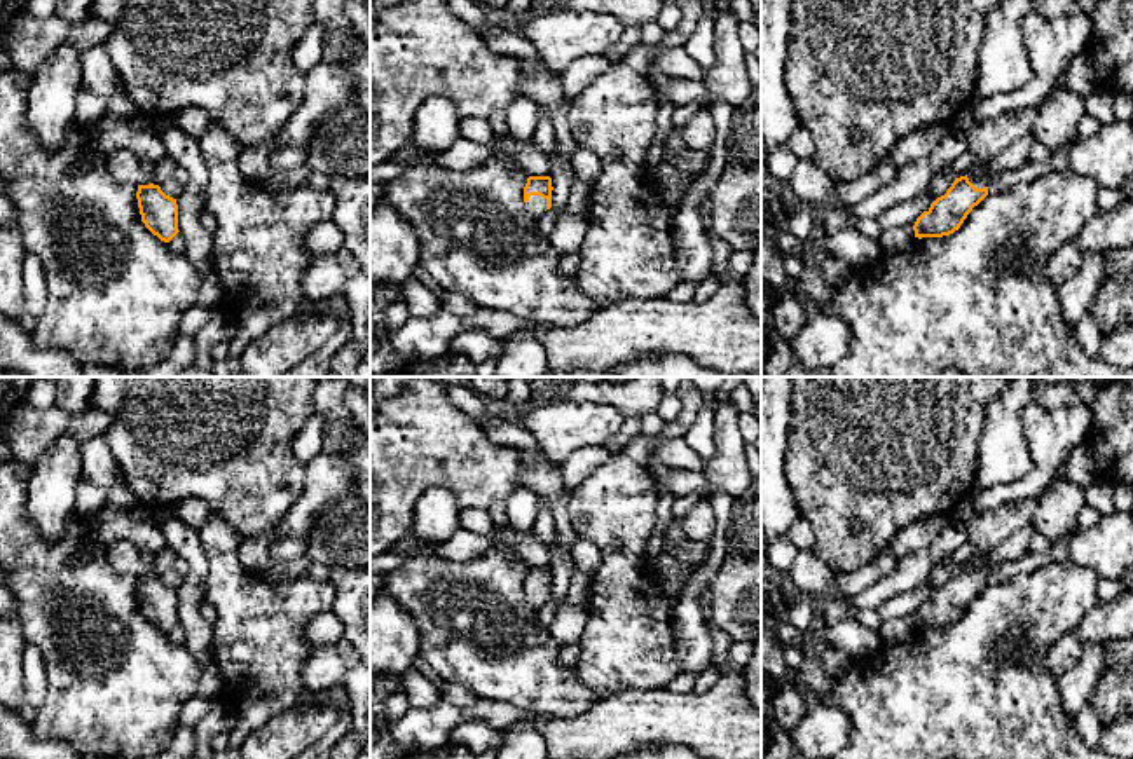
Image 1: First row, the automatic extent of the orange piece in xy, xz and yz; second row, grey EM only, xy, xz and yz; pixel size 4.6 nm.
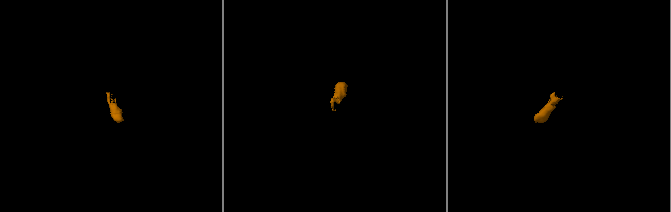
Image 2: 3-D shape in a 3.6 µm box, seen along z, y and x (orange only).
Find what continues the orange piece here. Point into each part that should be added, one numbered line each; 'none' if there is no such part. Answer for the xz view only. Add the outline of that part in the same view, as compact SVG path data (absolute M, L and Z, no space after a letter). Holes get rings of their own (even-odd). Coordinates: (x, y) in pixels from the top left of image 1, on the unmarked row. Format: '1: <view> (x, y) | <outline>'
1: xz (536, 595) | M531 586L527 591L527 602L531 609L539 609L546 600L546 590L539 586Z

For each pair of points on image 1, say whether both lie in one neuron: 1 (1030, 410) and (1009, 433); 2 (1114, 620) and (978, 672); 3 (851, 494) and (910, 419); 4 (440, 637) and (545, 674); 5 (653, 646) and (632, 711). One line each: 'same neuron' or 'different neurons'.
1: different neurons
2: different neurons
3: same neuron
4: same neuron
5: different neurons

